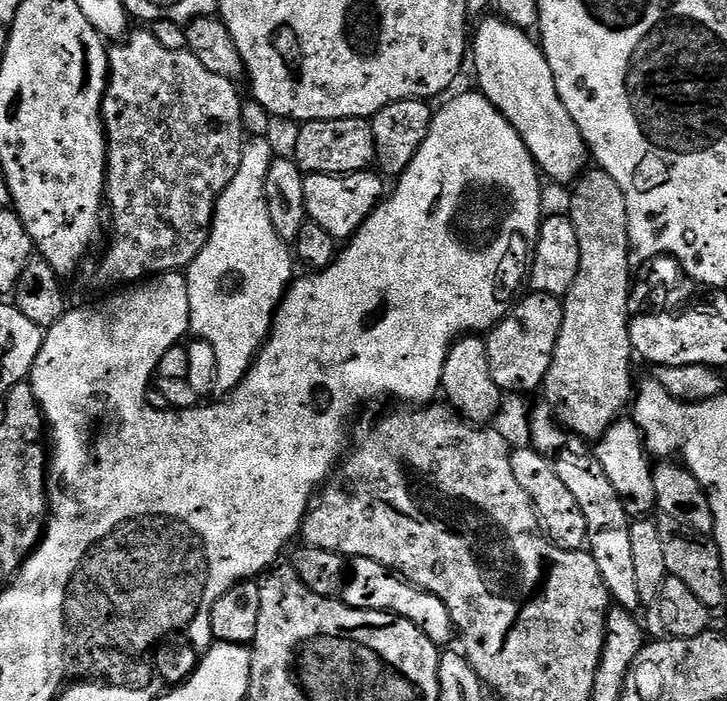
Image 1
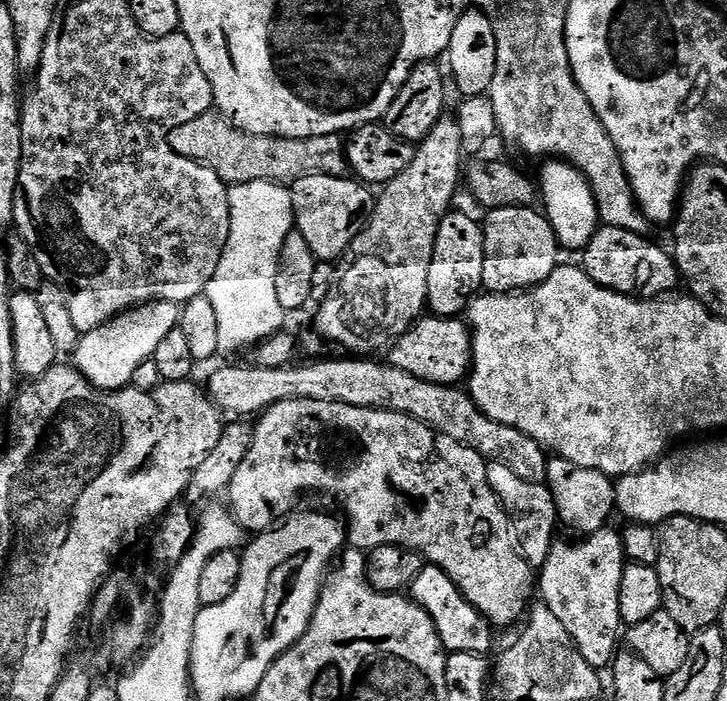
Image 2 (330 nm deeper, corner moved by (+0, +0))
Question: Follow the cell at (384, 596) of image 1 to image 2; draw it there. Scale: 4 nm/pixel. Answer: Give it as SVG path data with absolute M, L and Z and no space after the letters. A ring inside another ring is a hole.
M428 564L414 578L410 589L410 599L434 622L438 630L438 638L442 638L442 646L445 652L461 652L462 654L474 654L475 656L487 657L488 651L492 648L492 635L494 629L489 624L488 619L484 617L478 609L470 606L466 598L454 586L454 582L442 571L436 564Z

